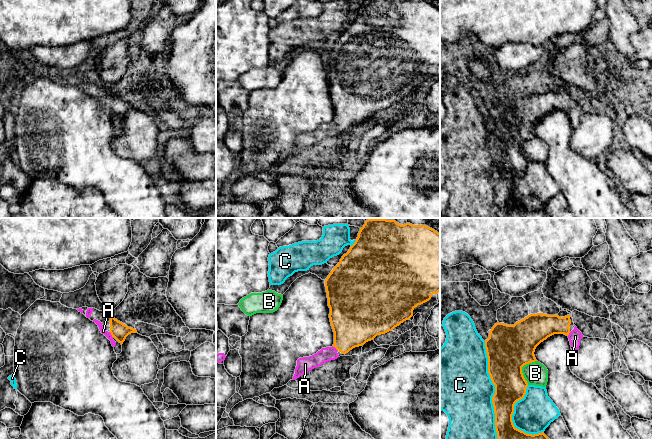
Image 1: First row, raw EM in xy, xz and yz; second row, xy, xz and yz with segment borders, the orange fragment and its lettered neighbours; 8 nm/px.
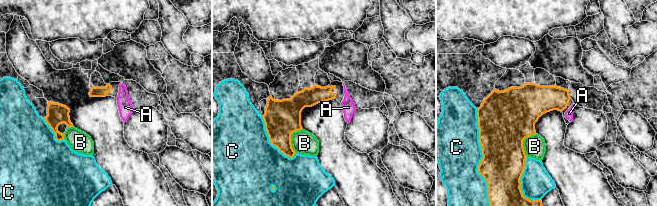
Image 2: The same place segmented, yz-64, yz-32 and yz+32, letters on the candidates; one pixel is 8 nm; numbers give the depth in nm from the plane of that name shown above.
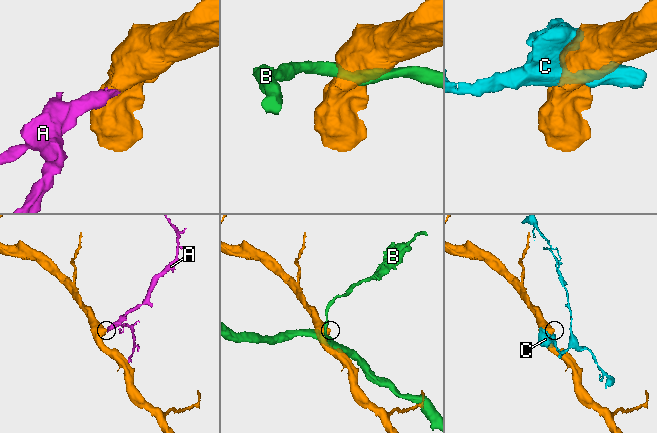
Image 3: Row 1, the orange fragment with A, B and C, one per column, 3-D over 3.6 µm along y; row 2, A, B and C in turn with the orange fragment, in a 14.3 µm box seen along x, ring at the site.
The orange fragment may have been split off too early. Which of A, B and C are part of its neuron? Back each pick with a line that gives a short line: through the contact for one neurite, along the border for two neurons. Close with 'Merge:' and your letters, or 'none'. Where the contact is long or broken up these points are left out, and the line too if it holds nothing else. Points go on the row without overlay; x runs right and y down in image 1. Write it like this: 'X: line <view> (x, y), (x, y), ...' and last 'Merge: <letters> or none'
A: line xy (118, 106), (111, 110), (103, 107)
Merge: A

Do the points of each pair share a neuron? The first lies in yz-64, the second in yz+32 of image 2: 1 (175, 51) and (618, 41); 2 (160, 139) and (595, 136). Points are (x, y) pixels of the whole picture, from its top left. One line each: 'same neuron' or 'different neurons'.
1: same neuron
2: same neuron

